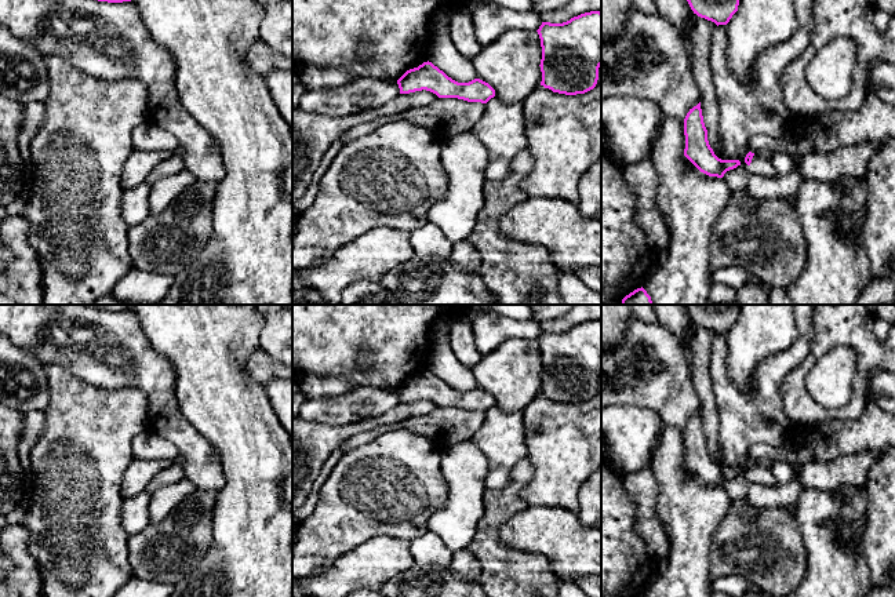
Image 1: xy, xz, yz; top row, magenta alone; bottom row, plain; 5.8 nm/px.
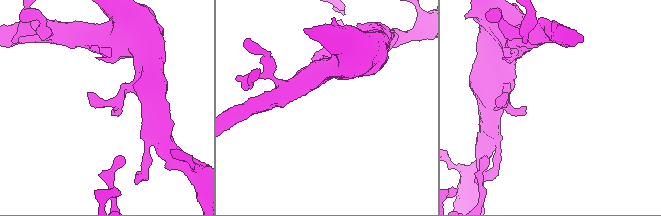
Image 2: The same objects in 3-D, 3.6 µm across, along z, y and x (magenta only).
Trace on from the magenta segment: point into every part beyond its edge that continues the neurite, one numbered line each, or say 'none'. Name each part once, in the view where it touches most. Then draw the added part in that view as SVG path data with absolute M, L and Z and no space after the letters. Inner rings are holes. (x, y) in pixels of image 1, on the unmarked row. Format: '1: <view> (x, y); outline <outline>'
none

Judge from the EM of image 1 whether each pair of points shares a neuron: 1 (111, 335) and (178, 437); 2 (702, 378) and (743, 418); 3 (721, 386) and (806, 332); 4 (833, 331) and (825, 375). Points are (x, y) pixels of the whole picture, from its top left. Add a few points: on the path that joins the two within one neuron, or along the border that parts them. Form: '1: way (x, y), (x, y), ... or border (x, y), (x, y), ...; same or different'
1: way (130, 360), (160, 390), (164, 412); same
2: border (709, 356), (709, 379), (719, 419); different
3: way (745, 397), (752, 397), (790, 356); same
4: border (857, 353), (847, 346), (832, 346), (807, 374); different

